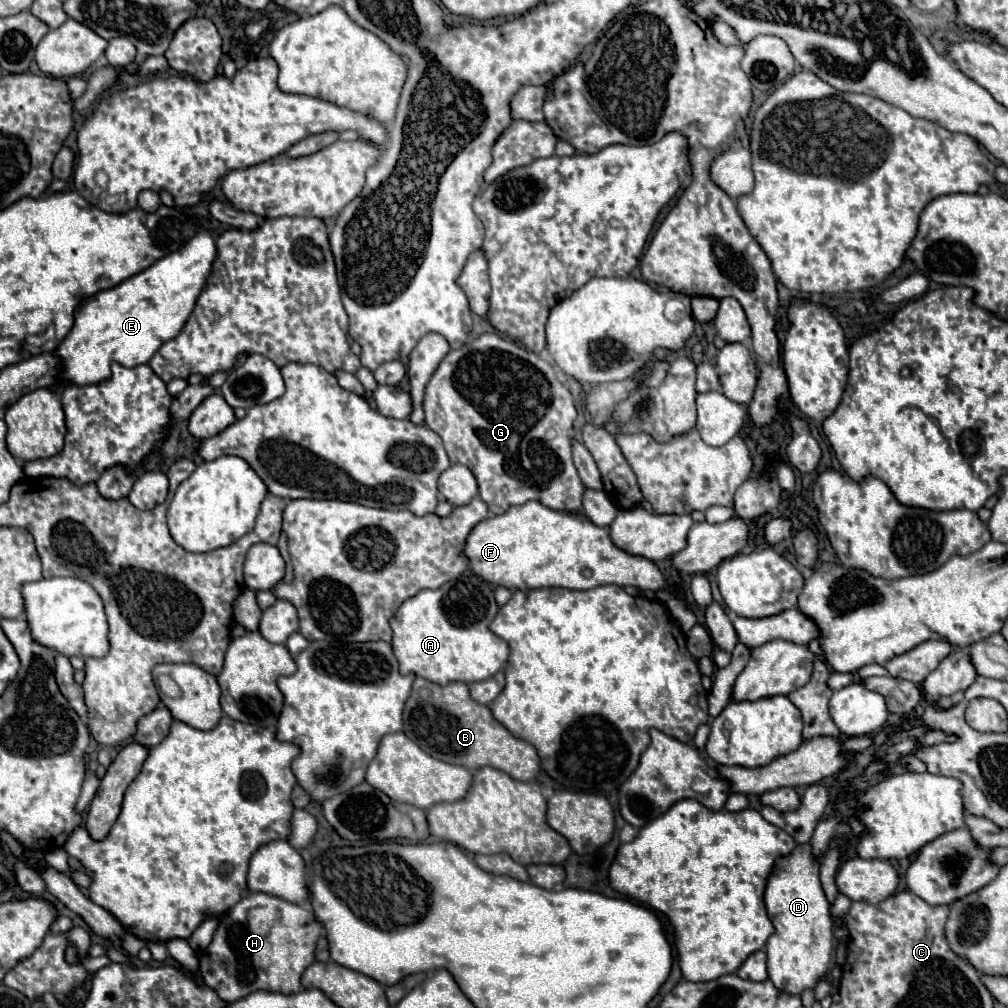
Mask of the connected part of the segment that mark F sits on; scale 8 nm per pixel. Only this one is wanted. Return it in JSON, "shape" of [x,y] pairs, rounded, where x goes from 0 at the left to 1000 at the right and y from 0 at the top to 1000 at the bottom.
{"shape":[[[536,498],[506,502],[496,512],[476,516],[462,534],[460,552],[472,571],[508,587],[528,583],[585,585],[599,579],[611,579],[647,587],[665,585],[671,593],[681,595],[679,585],[673,579],[665,581],[647,556],[625,552],[611,544],[603,532],[603,524],[593,524],[571,510],[546,506]]]}

